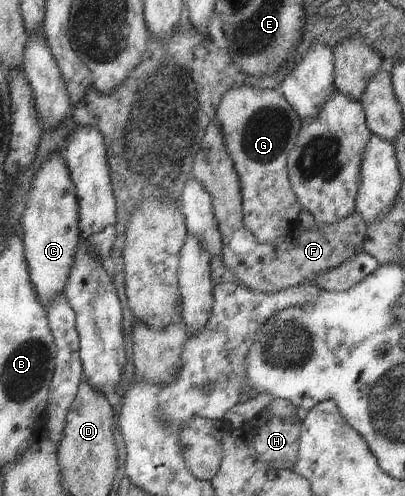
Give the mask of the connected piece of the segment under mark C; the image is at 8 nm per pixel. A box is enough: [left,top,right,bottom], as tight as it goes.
[21,151,82,309]

